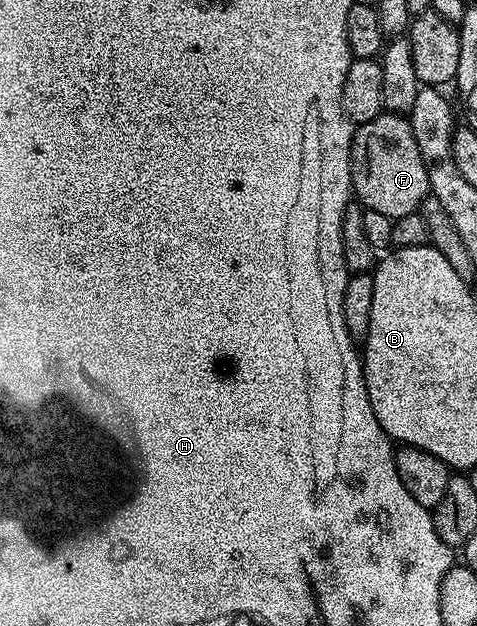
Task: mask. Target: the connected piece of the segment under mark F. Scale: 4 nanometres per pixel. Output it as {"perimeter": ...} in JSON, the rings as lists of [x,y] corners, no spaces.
{"perimeter":[[[382,113],[371,121],[360,124],[354,130],[351,169],[353,170],[352,194],[356,202],[360,203],[366,212],[374,211],[375,214],[382,215],[386,221],[420,212],[421,202],[430,198],[429,165],[423,153],[419,153],[419,141],[415,141],[415,133],[404,114]]]}

